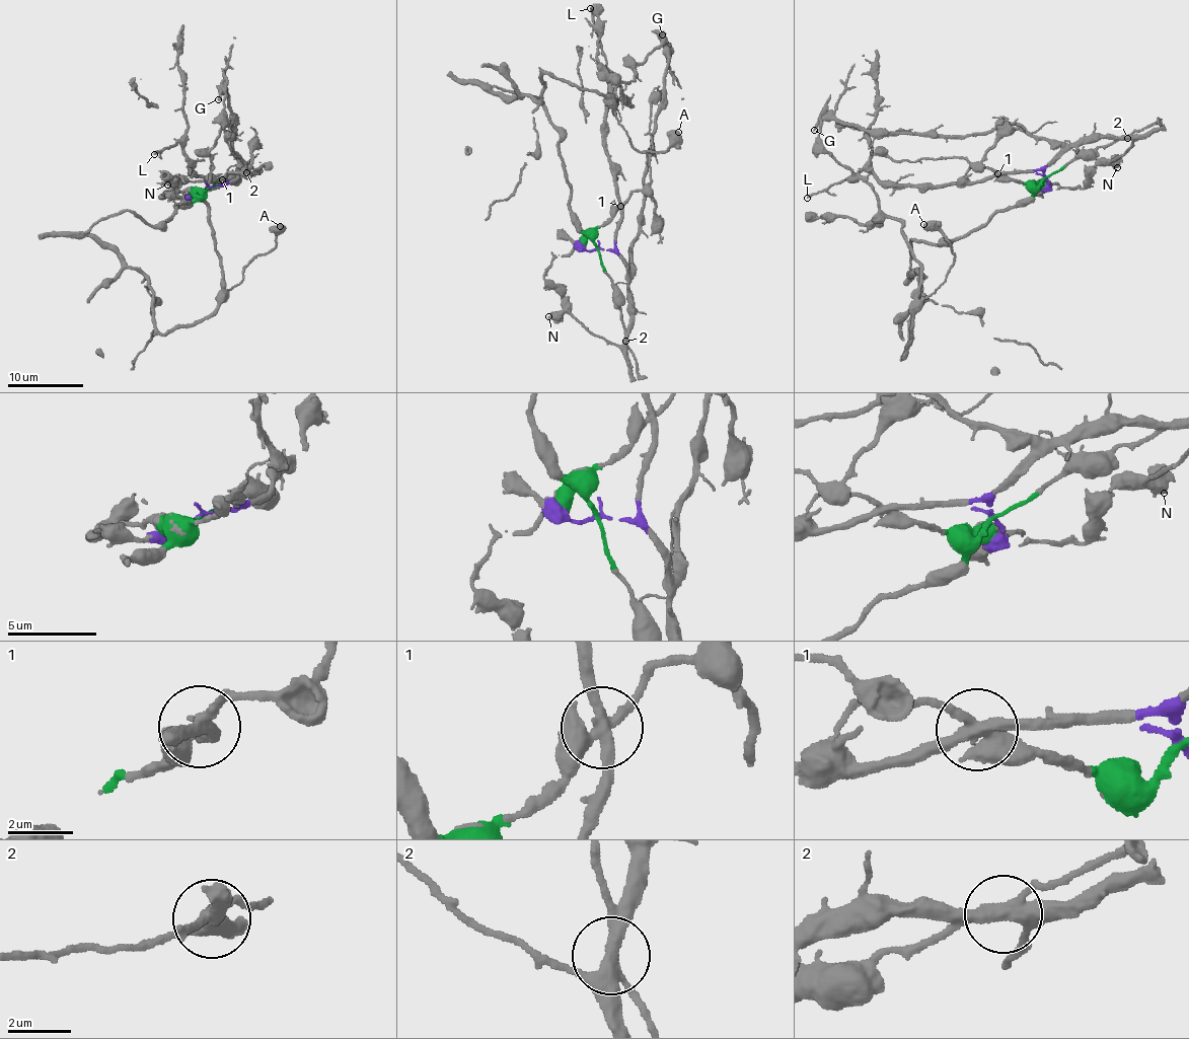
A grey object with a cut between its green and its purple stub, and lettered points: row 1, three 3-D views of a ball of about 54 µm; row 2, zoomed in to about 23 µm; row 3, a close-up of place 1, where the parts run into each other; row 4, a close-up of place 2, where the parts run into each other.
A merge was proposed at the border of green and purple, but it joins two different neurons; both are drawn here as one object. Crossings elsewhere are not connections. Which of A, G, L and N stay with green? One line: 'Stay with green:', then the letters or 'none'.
Stay with green: A

